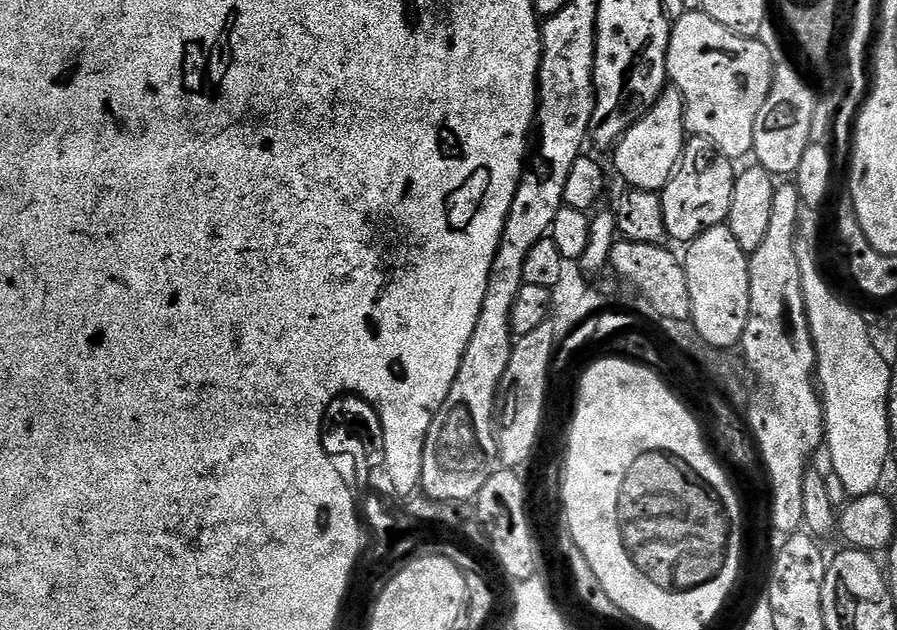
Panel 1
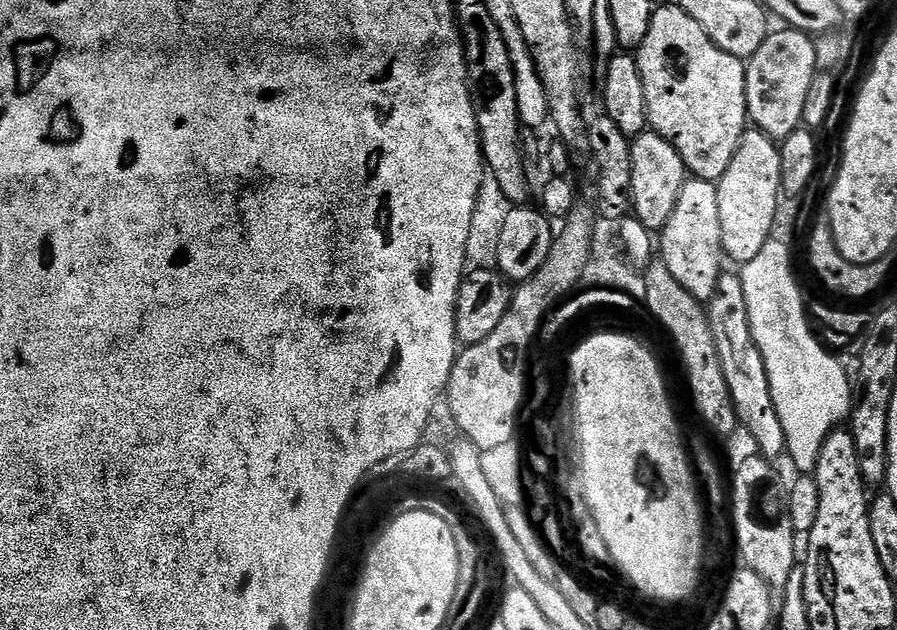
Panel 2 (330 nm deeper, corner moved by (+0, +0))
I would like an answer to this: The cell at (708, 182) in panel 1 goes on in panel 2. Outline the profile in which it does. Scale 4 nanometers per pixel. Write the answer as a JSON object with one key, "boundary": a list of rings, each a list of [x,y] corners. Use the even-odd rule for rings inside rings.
{"boundary":[[[645,130],[632,140],[632,161],[634,162],[634,186],[632,187],[632,207],[635,219],[640,220],[650,230],[663,230],[678,206],[684,184],[690,179],[684,153],[668,137],[655,130]]]}

